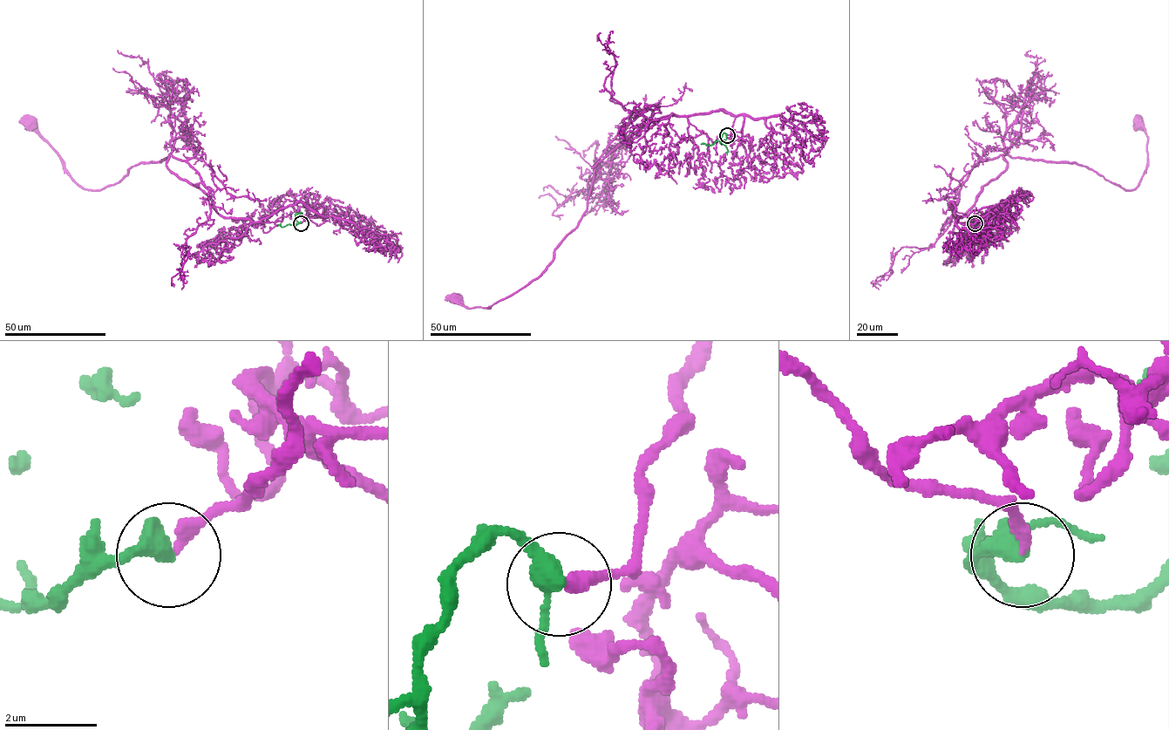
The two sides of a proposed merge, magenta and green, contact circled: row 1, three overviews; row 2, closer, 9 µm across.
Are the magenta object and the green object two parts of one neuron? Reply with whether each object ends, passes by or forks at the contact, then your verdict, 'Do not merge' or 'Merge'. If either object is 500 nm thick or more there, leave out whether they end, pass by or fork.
At the ring magenta ends. At the ring green passes by. Merge

